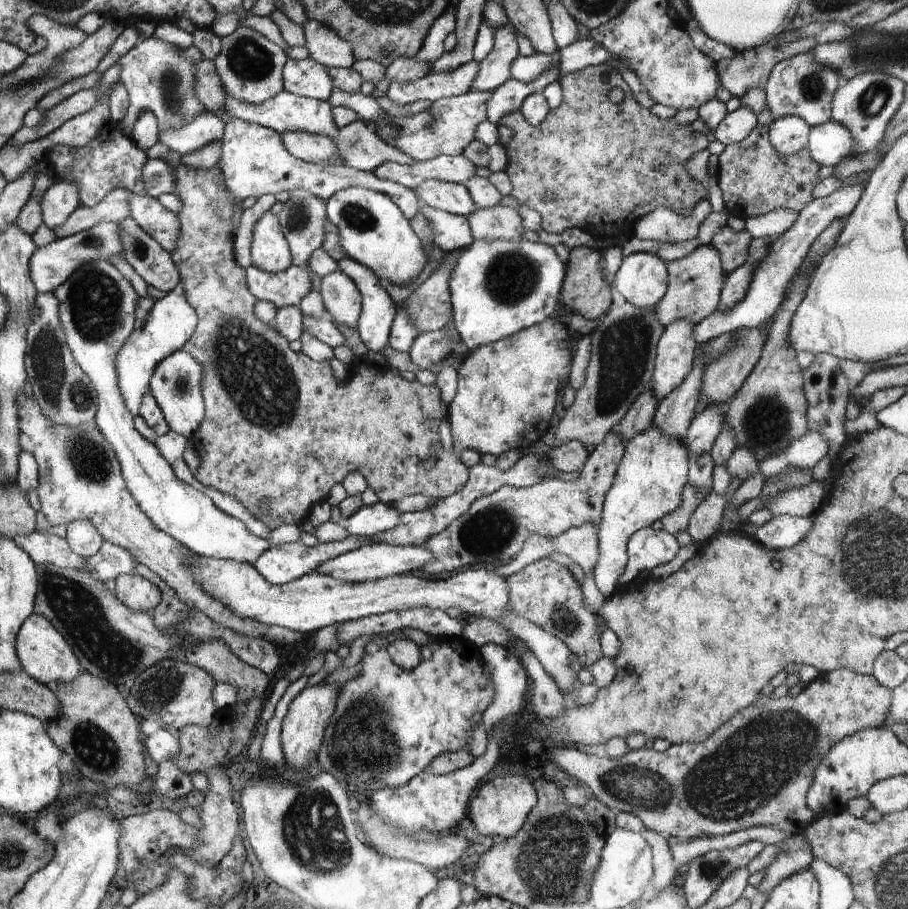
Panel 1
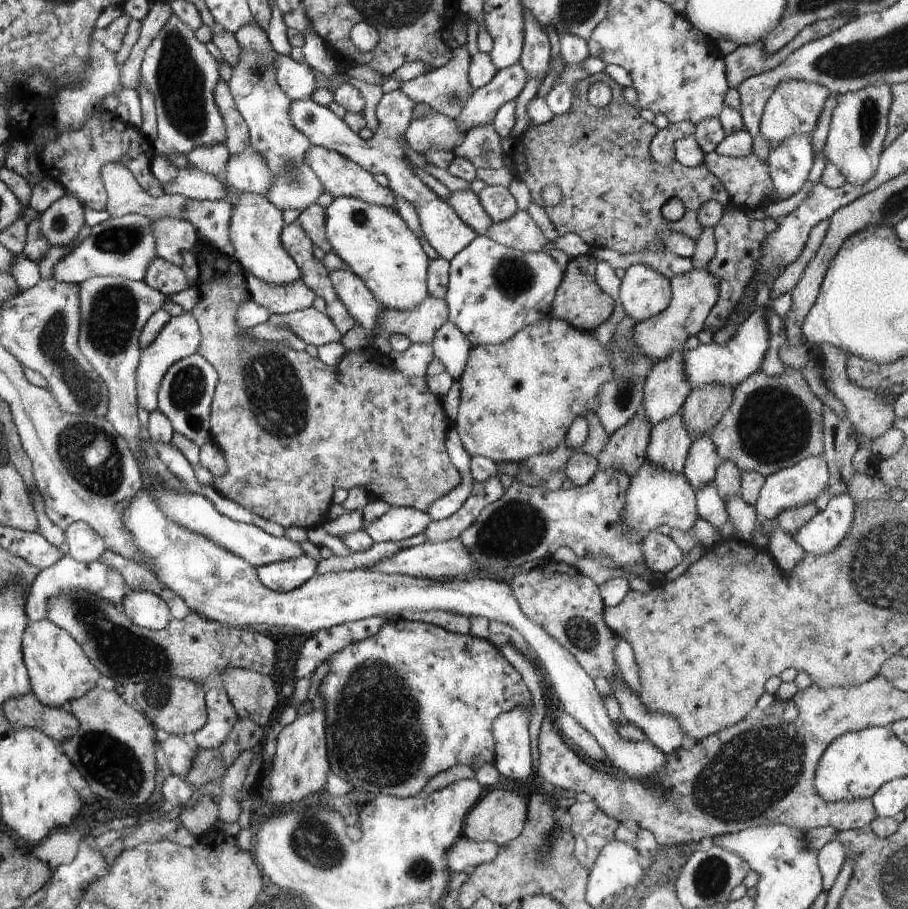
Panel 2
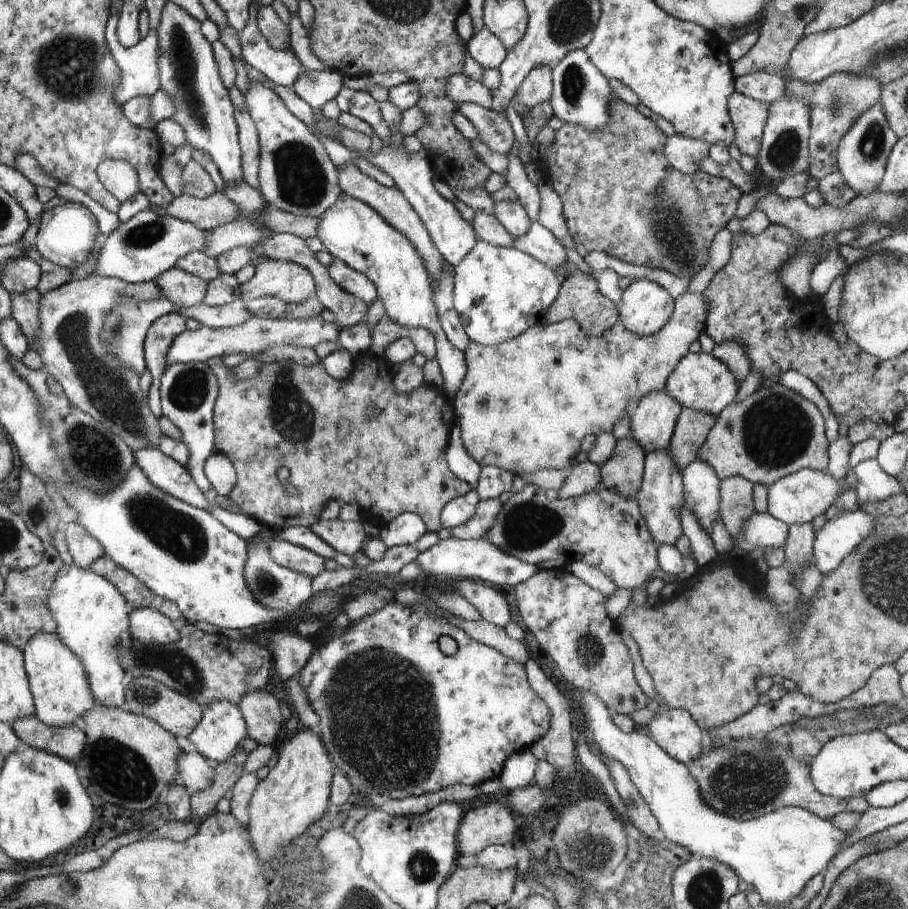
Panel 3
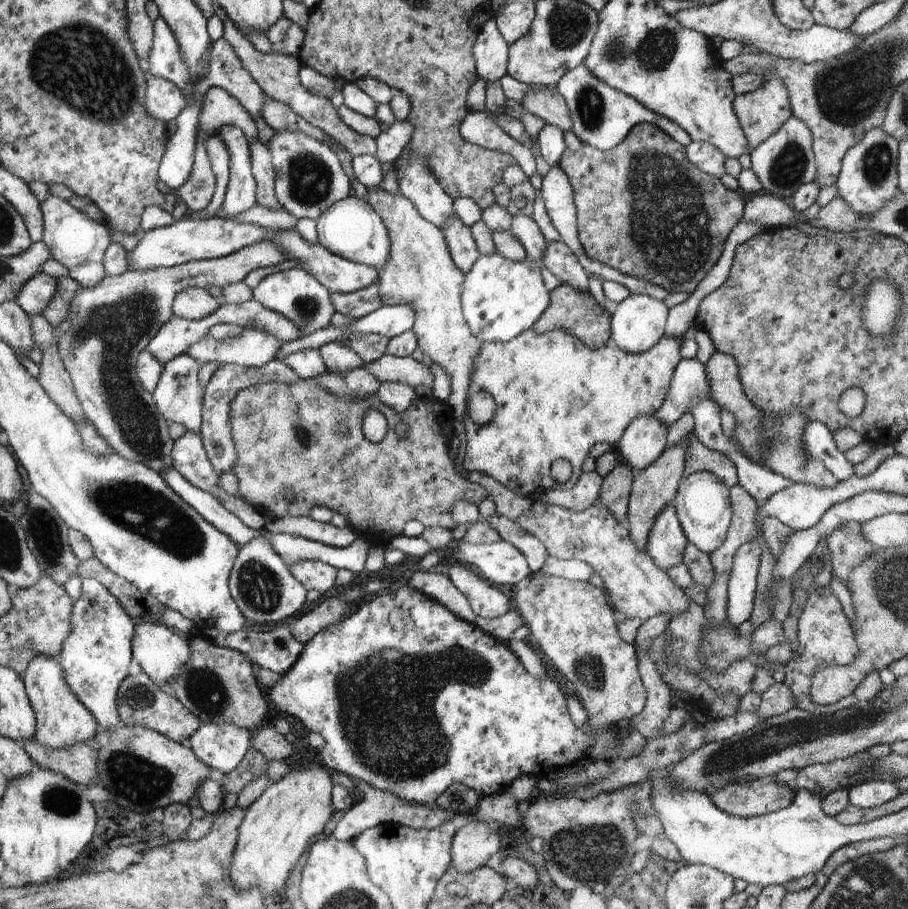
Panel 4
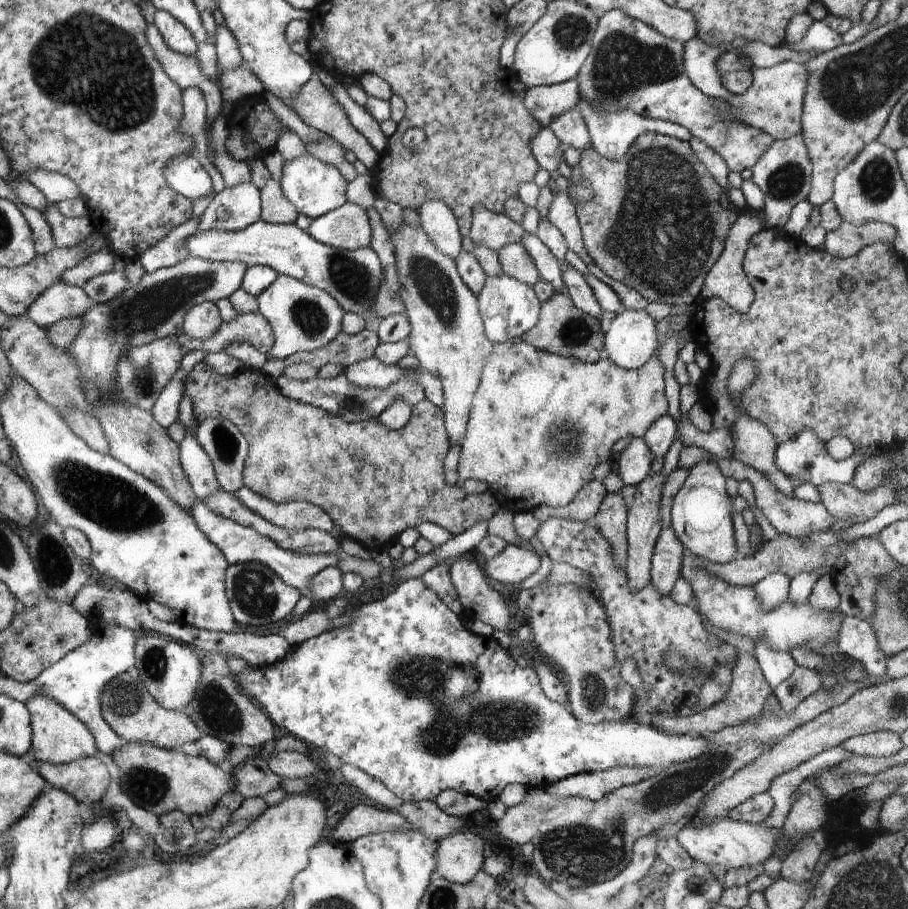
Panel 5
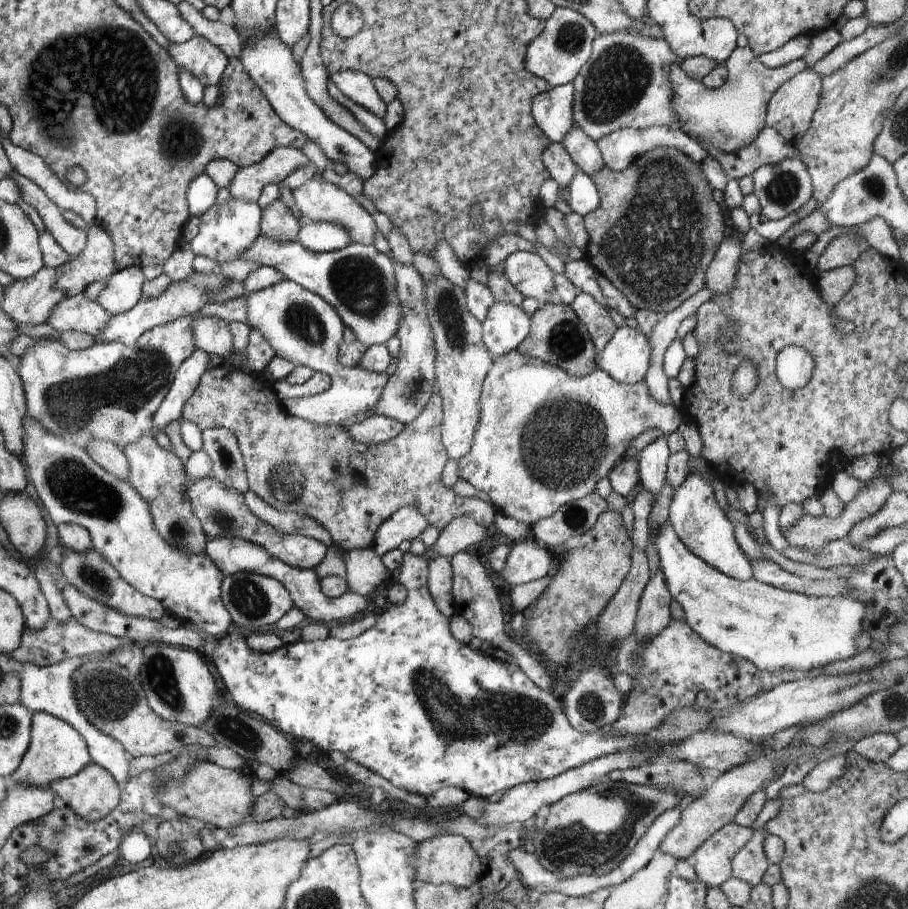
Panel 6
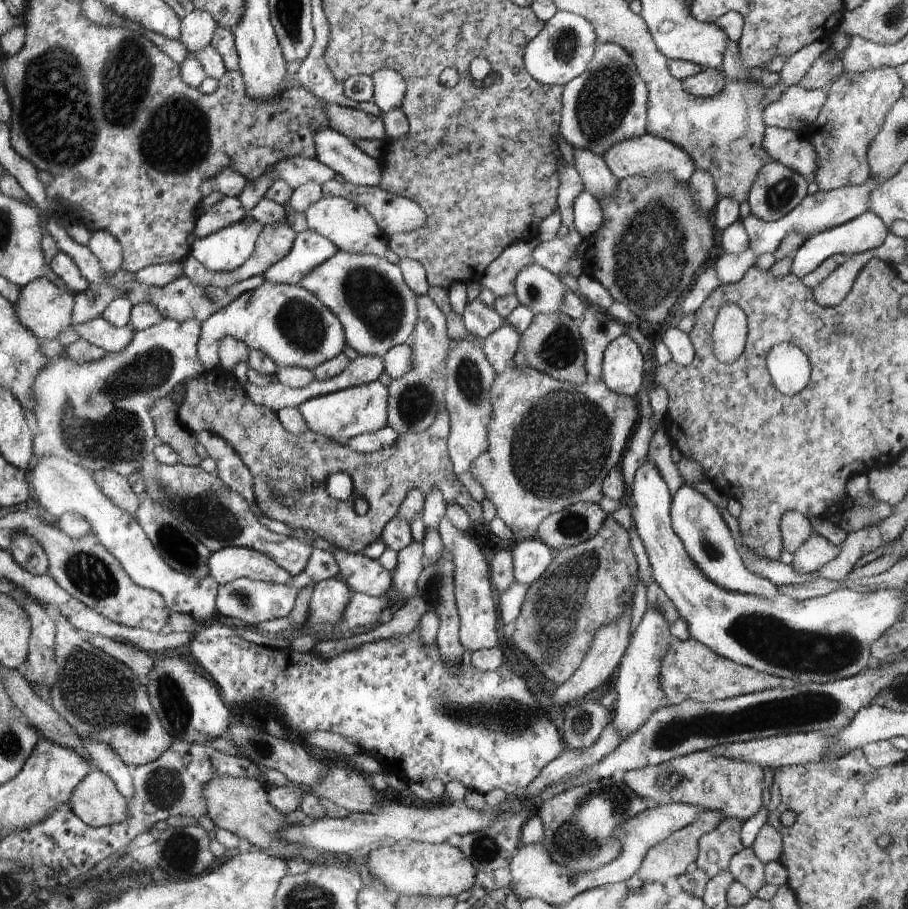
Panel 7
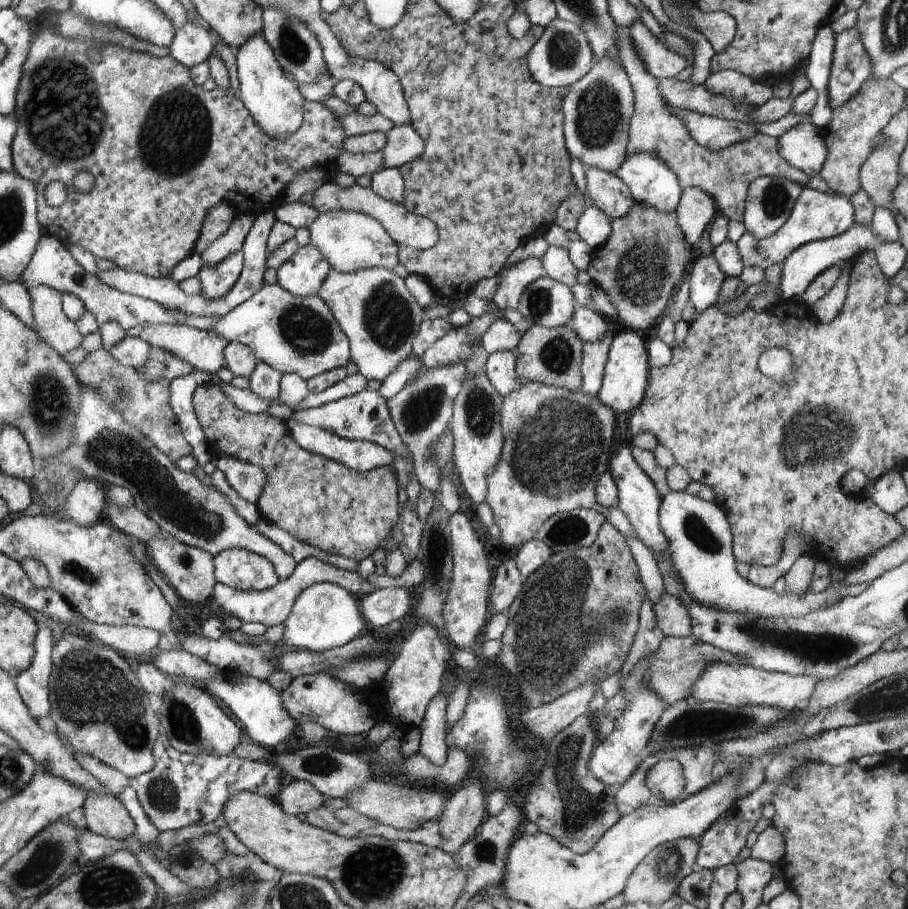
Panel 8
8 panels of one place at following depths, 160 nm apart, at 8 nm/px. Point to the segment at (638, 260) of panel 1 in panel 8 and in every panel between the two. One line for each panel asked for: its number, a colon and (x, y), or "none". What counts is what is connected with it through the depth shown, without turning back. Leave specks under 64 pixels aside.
2: (644, 293)
3: (645, 307)
4: (638, 323)
5: (631, 339)
6: (627, 356)
7: (622, 369)
8: (626, 375)

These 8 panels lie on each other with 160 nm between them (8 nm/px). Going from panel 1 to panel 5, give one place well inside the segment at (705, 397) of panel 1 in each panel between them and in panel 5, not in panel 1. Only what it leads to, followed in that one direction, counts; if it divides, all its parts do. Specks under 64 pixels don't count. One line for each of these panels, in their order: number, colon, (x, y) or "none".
2: (705, 406)
3: (692, 428)
4: (654, 488)
5: (643, 522)

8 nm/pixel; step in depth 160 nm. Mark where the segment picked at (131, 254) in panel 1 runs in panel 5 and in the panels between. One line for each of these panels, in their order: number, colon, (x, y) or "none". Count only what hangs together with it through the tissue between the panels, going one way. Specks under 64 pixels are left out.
2: (165, 277)
3: (181, 288)
4: (193, 304)
5: (201, 321)

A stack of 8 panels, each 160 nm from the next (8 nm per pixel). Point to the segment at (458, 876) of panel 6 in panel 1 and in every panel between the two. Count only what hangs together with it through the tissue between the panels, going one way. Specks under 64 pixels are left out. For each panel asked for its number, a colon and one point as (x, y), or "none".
1: (500, 807)
2: (499, 817)
3: (493, 824)
4: (474, 844)
5: (459, 856)

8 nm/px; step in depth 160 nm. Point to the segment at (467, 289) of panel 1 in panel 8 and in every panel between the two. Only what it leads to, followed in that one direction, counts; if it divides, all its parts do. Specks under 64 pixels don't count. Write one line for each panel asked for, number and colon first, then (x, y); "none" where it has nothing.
2: (494, 291)
3: (499, 292)
4: (501, 298)
5: (509, 308)
6: (506, 326)
7: (500, 347)
8: (500, 369)

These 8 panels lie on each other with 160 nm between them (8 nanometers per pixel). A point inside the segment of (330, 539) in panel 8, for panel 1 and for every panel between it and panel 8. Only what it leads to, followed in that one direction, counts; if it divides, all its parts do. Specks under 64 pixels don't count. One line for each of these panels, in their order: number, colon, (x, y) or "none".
1: (291, 409)
2: (360, 424)
3: (394, 464)
4: (299, 438)
5: (297, 451)
6: (289, 462)
7: (290, 473)

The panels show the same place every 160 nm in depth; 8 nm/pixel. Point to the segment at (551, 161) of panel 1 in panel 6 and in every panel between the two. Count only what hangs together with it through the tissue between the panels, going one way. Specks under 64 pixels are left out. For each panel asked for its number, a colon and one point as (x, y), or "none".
2: (598, 154)
3: (621, 196)
4: (643, 208)
5: (657, 222)
6: (657, 229)

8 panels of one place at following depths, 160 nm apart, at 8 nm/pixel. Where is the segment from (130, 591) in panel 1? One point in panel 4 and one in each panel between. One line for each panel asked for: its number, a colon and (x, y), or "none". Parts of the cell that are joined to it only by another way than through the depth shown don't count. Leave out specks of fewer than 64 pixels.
2: (144, 608)
3: (148, 626)
4: (161, 652)

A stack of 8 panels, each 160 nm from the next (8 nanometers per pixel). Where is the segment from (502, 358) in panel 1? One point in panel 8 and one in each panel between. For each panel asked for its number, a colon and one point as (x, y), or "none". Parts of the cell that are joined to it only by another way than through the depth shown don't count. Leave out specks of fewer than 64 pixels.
2: (518, 399)
3: (524, 406)
4: (555, 398)
5: (539, 424)
6: (529, 472)
7: (551, 443)
8: (557, 443)

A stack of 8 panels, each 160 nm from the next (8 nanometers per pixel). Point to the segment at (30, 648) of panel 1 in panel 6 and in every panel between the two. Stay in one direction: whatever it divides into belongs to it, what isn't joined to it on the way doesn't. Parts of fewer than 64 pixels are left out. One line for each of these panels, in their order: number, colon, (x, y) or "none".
2: (59, 671)
3: (61, 694)
4: (61, 720)
5: (58, 737)
6: (57, 751)

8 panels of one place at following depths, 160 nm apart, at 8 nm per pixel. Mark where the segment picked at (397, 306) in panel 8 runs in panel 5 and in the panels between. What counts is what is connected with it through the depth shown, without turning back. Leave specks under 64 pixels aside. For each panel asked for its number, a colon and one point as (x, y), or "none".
5: (352, 278)
6: (358, 281)
7: (368, 295)

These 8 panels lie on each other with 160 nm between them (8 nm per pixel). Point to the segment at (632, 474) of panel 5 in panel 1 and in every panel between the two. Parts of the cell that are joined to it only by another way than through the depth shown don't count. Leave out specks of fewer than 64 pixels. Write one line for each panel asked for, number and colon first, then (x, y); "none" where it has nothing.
1: (676, 351)
2: (666, 388)
3: (652, 425)
4: (644, 440)

